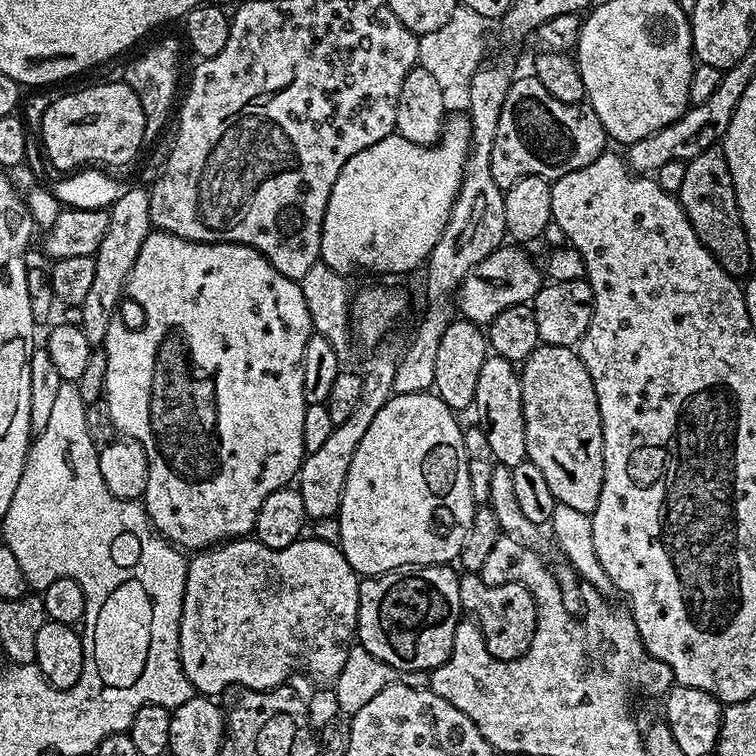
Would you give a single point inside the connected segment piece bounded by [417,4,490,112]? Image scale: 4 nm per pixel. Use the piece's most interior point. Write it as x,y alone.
452,53

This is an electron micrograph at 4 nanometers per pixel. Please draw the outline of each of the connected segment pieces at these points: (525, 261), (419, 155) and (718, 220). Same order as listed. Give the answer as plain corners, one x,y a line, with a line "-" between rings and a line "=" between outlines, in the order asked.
508,247
495,248
489,256
482,258
482,262
478,262
478,266
474,266
474,270
470,270
470,274
466,274
466,278
460,284
460,289
456,291
454,303
459,315
463,319
469,320
471,324
486,326
494,318
498,318
498,314
502,314
502,310
507,310
509,306
527,304
540,292
542,287
541,265
539,263
536,265
520,249
523,247
=
452,114
445,119
444,130
440,139
431,147
426,145
416,145
414,142
407,141
399,134
393,134
382,138
382,142
374,142
366,150
354,154
346,166
338,174
338,182
334,182
334,190
328,199
328,209
322,222
322,242
320,243
320,260
326,266
330,266
341,274
356,272
361,268
364,272
412,272
416,267
423,265
428,259
428,255
434,250
438,238
442,238
442,230
446,230
446,222
452,213
452,207
456,201
456,195
460,189
460,183
464,181
464,169
470,159
470,149
472,147
472,124
467,115
=
709,150
698,154
698,158
687,161
686,178
682,178
678,199
684,207
690,226
694,226
694,234
698,234
702,246
714,254
718,266
722,266
722,270
731,276
747,277
751,273
748,271
754,264
754,258
750,254
750,242
742,226
730,166
723,151

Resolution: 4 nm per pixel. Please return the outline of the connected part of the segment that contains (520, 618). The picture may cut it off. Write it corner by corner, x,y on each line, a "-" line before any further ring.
464,572
458,594
461,609
482,630
486,650
490,650
496,660
517,660
530,650
536,633
536,603
524,584
487,584
479,572

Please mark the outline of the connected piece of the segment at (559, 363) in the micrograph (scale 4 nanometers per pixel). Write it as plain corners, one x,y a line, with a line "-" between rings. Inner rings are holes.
540,344
522,361
519,369
522,386
522,410
526,430
527,463
538,466
550,486
550,494
558,504
571,506
573,510
592,513
598,506
598,494
602,494
604,481
604,446
602,418
598,410
598,394
594,394
594,382
590,370
582,362
575,347

